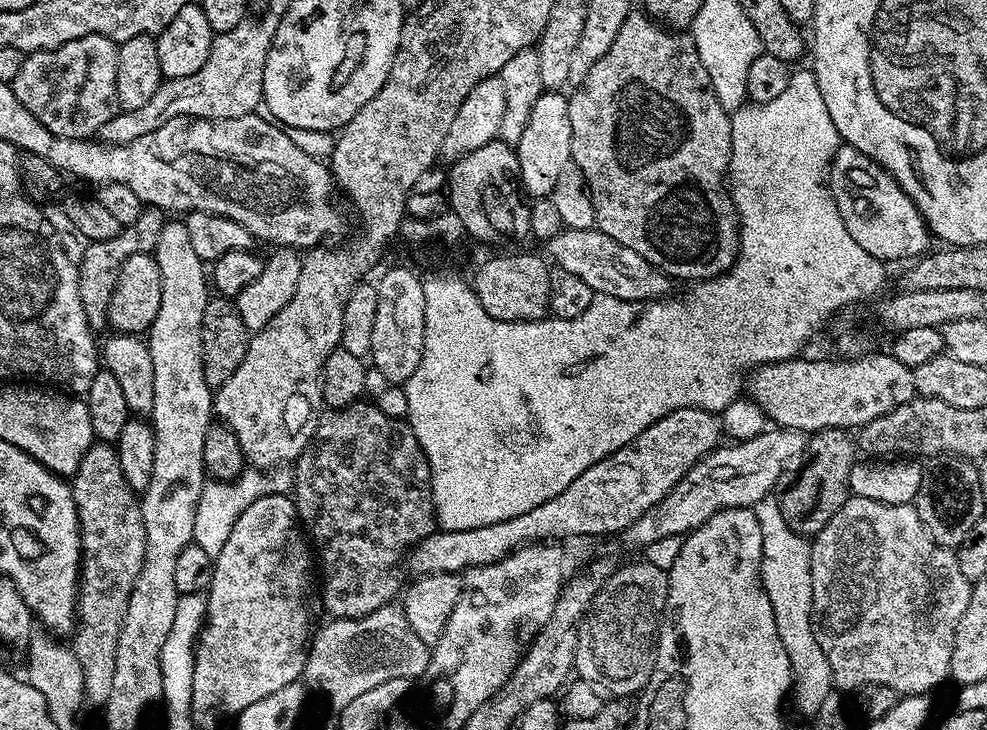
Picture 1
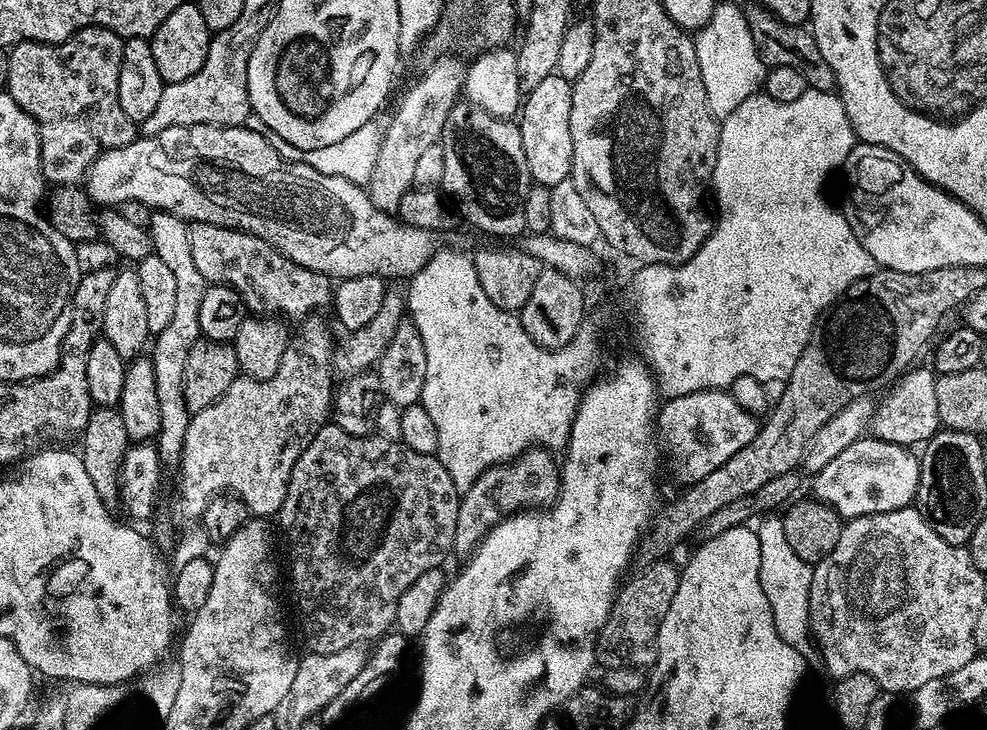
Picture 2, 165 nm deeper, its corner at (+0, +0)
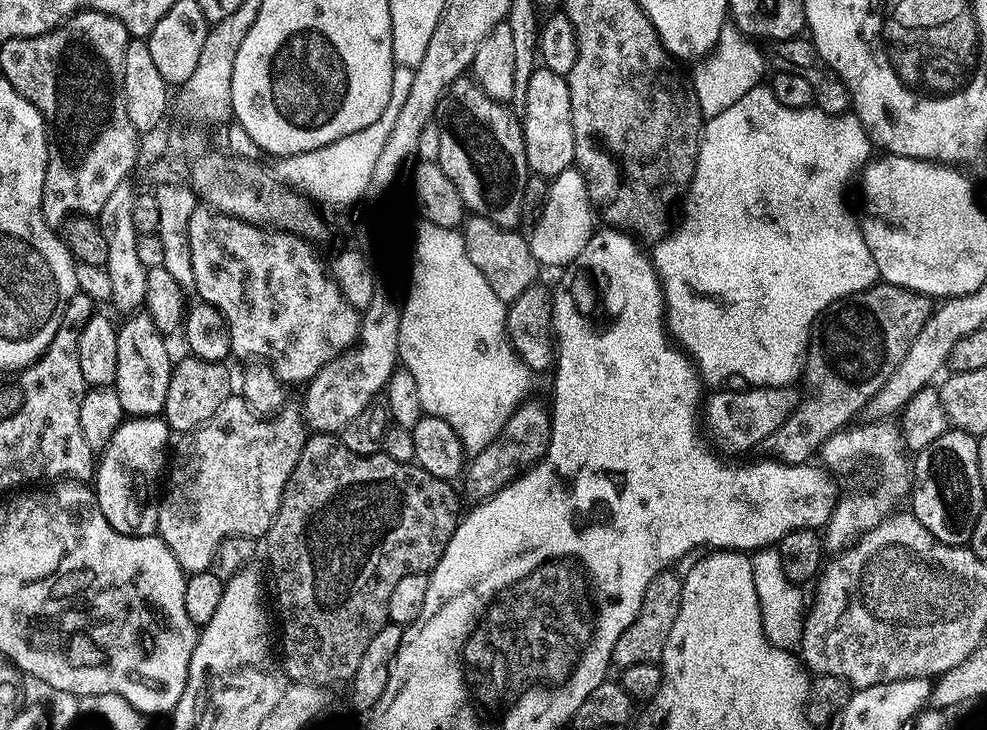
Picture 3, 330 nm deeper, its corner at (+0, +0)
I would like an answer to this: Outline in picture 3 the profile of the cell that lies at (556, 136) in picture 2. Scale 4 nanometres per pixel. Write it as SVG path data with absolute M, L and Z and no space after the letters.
M543 66L535 69L527 87L522 135L529 173L551 178L562 174L562 170L573 167L576 158L574 154L574 122L570 106L570 90L565 77L554 74Z

